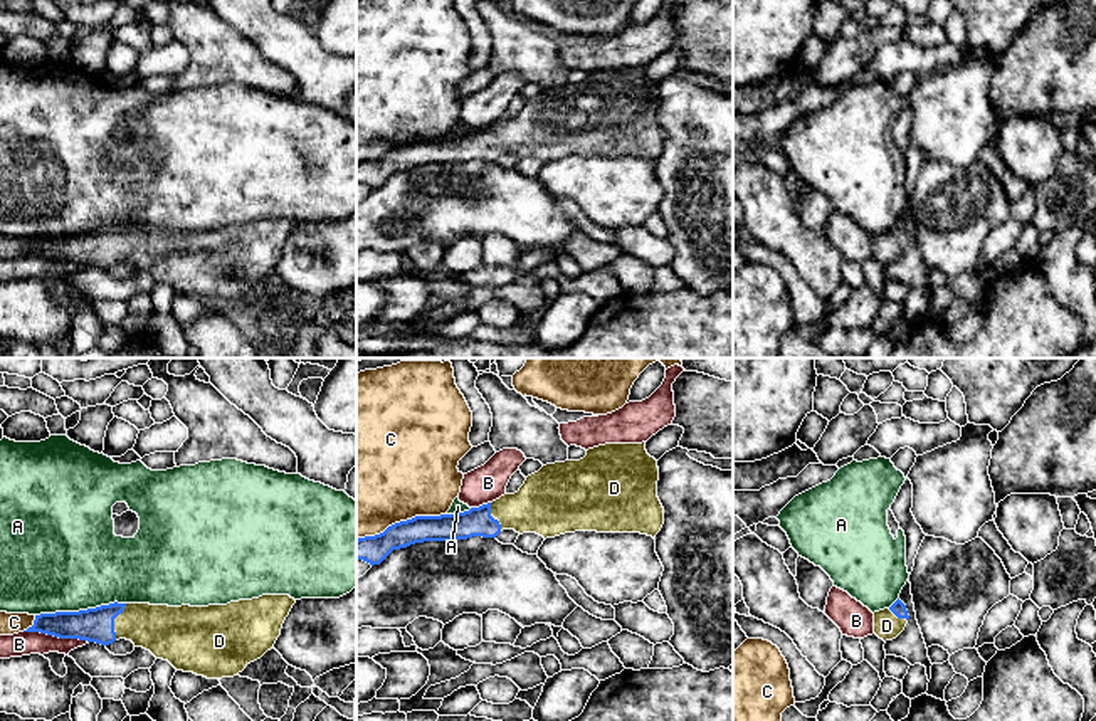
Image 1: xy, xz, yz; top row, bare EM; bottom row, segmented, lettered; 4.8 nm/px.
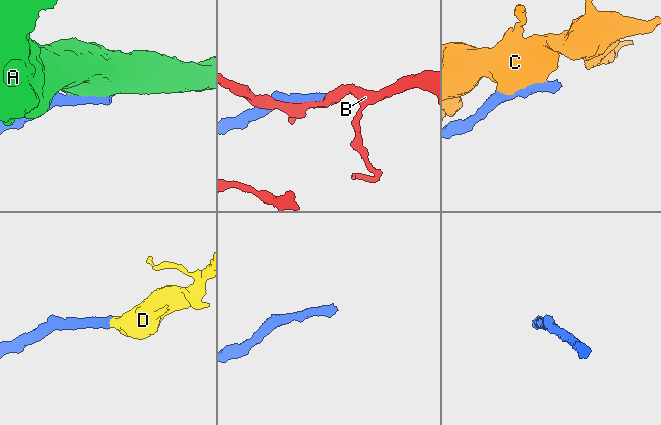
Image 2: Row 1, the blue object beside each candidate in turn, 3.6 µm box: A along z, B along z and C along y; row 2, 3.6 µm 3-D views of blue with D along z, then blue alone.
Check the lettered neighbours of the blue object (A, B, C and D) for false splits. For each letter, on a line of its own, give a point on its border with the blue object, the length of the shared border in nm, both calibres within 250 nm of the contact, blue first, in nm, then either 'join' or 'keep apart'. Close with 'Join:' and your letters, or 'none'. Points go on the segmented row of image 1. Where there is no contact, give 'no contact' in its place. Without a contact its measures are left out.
A: xy (79, 610) | 440 nm | 160/500 nm | keep apart
B: xy (56, 636) | 320 nm | 160/110 nm | keep apart
C: xz (400, 521) | 440 nm | 140/500 nm | keep apart
D: xy (113, 622) | 190 nm | 160/240 nm | join
Join: D

